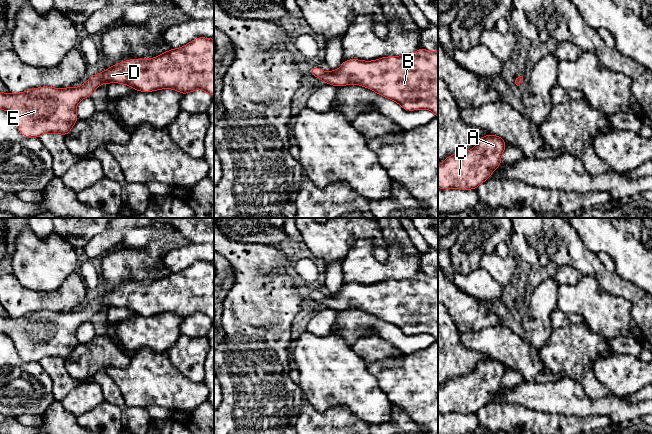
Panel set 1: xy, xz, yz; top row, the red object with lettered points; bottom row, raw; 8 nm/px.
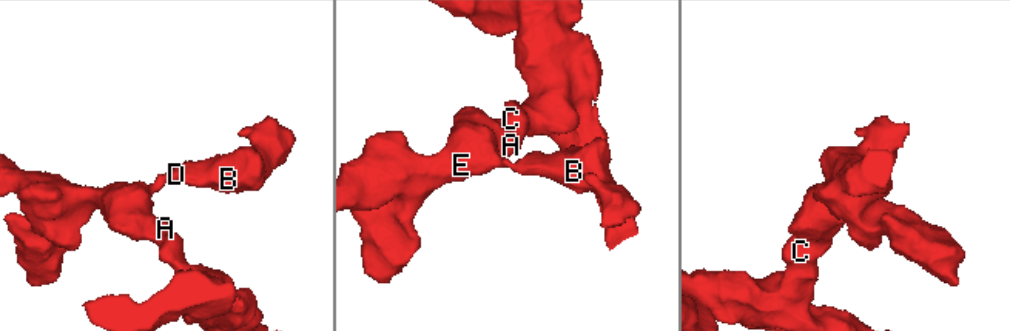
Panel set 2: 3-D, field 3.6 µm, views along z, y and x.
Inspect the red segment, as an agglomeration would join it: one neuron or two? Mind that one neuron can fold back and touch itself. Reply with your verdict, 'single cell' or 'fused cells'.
single cell

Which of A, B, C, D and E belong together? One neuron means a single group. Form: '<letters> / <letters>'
A B C D E

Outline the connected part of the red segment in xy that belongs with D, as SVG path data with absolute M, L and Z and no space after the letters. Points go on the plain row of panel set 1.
M198 261L185 270L170 273L151 283L129 283L93 298L81 311L38 311L18 318L0 316L0 333L8 335L19 354L27 362L39 362L45 357L68 359L79 344L76 330L86 321L91 321L102 308L120 307L140 316L173 313L182 319L203 314L214 320L214 263Z

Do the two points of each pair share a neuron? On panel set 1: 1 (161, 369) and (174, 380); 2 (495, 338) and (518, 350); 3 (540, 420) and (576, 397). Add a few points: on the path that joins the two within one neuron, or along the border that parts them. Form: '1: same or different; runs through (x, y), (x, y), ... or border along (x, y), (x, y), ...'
1: same; runs through (164, 372), (171, 379)
2: same; runs through (501, 343), (512, 350)
3: different; border along (528, 408), (534, 411), (572, 415), (574, 417)

